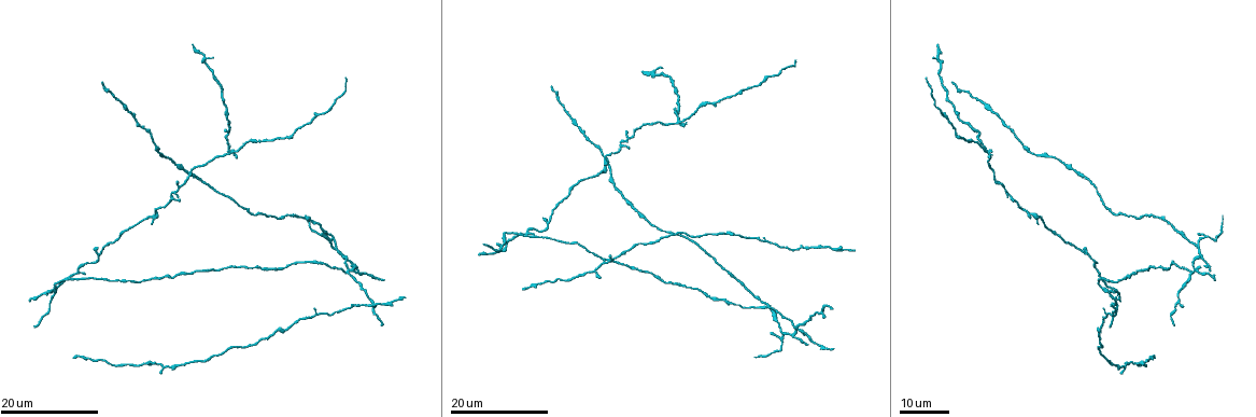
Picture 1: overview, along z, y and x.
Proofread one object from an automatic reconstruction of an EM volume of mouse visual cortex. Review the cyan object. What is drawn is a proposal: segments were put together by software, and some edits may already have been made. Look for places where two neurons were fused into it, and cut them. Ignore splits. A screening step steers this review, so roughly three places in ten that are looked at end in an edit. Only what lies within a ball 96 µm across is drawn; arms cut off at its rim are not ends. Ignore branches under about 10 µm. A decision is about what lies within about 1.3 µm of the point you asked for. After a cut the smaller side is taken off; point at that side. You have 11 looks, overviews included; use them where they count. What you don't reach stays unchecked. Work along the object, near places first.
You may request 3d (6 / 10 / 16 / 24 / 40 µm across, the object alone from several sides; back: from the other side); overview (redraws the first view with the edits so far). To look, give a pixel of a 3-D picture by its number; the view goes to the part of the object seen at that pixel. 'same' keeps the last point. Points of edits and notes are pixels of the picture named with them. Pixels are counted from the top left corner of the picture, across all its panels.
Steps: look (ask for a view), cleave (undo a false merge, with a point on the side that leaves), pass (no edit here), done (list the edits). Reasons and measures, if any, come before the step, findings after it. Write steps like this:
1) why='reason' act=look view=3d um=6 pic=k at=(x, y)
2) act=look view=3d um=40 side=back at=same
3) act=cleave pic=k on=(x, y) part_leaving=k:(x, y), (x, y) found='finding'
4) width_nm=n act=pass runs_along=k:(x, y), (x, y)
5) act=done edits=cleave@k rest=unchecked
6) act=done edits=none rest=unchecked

why='looks like a crossing' act=look view=3d um=24 pic=1 at=(66, 276)

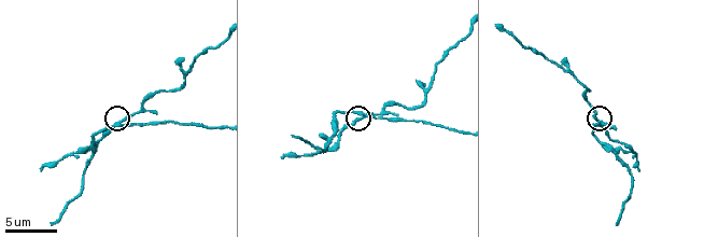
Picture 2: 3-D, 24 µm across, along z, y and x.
act=look view=3d um=6 pic=2 at=(362, 116)

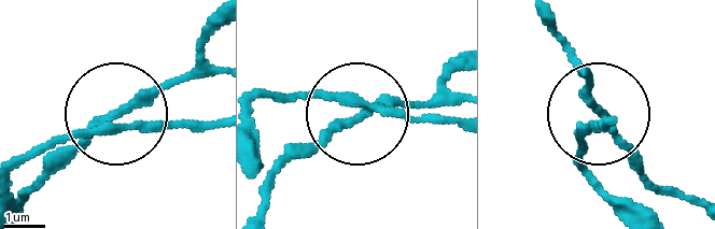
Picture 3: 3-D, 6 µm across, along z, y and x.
why='other side' act=look view=3d um=6 side=back pic=3 at=(117, 112)

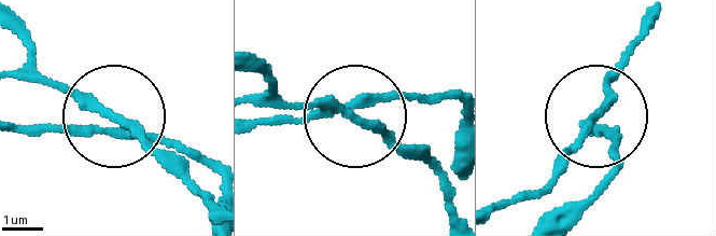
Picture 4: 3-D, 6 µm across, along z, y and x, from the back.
arms=4 act=pass runs_along=4:(252, 127), (345, 113), (423, 162) found='one neuron here'

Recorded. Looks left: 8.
why='two arms at a narrow angle' act=look view=3d um=6 pic=2 at=(424, 95)

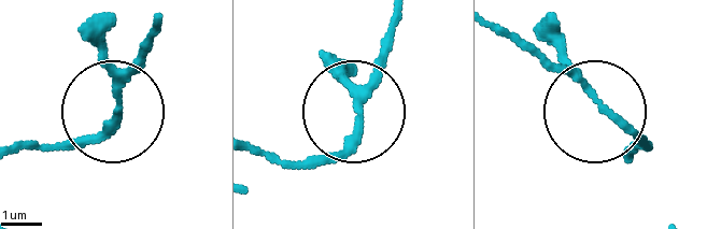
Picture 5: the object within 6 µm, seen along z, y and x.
width_nm=150 act=pass runs_along=5:(18, 152), (90, 134), (115, 111), (149, 36) found='one neuron here'

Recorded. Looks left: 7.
why='thick turns thin' act=look view=3d um=16 pic=1 at=(133, 280)

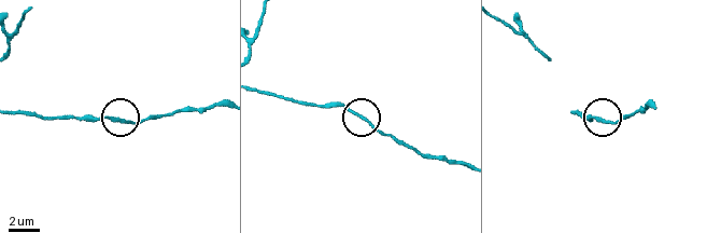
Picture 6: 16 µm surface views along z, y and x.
act=look view=3d um=6 pic=6 at=(353, 112)

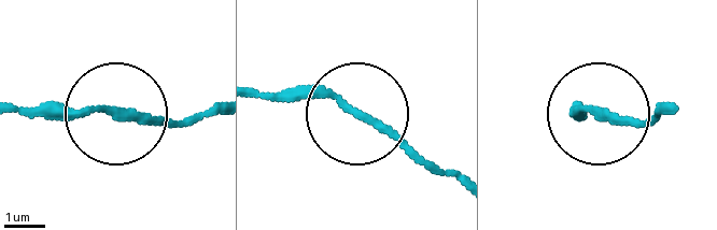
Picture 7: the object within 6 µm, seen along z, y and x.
width_nm=180 act=pass runs_along=7:(454, 181), (341, 101), (263, 98) found='all the same neuron'

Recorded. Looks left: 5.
why='four or more arms meet' act=look view=3d um=16 pic=1 at=(349, 272)

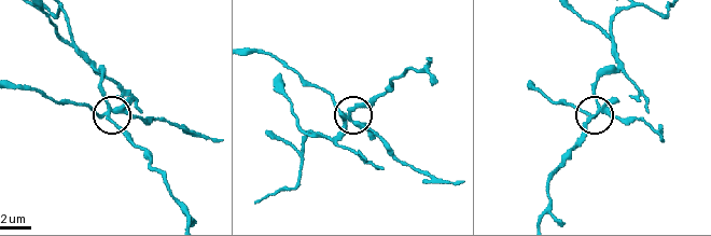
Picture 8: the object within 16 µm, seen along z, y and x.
act=look view=3d um=10 pic=8 at=(108, 116)

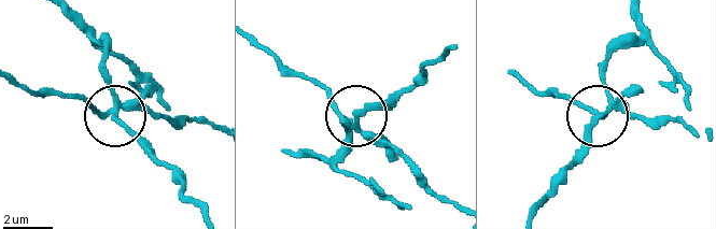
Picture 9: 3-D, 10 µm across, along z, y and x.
width_nm=210 act=cleave pic=9 on=(101, 73) part_leaving=9:(115, 103), (101, 42), (66, 13) found='a second neuron is stuck on'

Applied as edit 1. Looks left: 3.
act=look view=overview

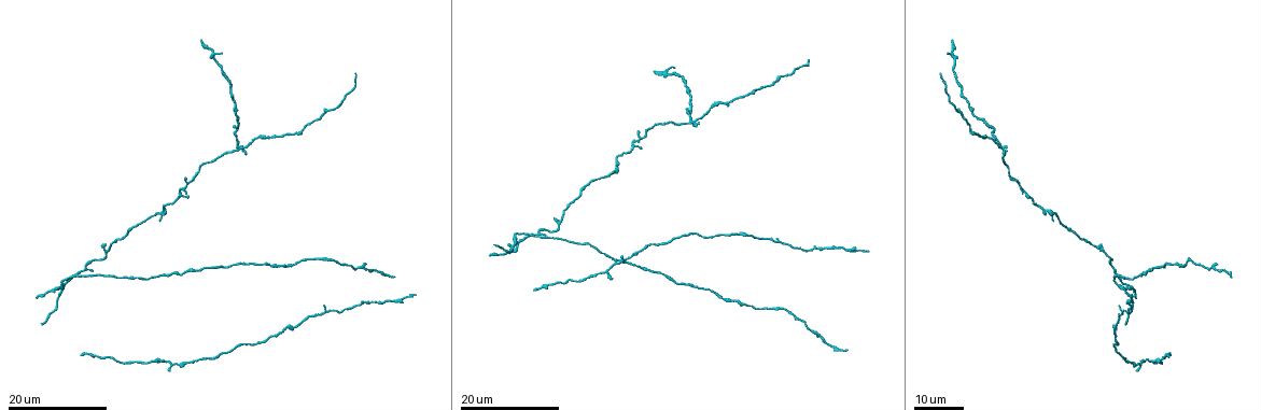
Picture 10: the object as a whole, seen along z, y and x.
why='four arms meet' act=look view=3d um=24 pic=10 at=(691, 121)

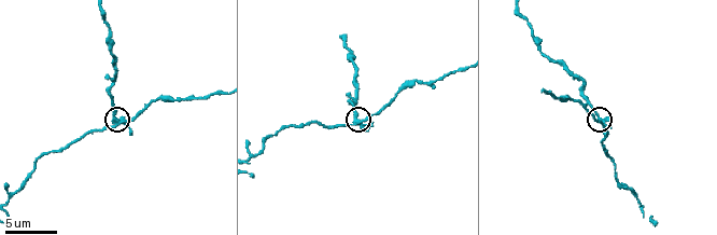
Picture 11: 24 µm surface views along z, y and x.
act=look view=3d um=6 pic=11 at=(356, 119)

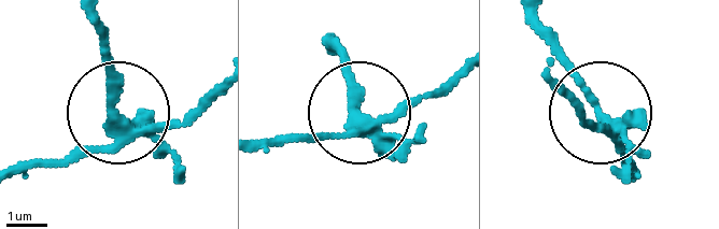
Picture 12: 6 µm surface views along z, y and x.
width_nm=260 act=cleave pic=12 on=(174, 171) part_leaving=12:(125, 129), (95, 10) found='a second neuron is stuck on'

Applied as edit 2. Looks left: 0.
act=done edits=cleave@9,cleave@12 rest=unchecked

